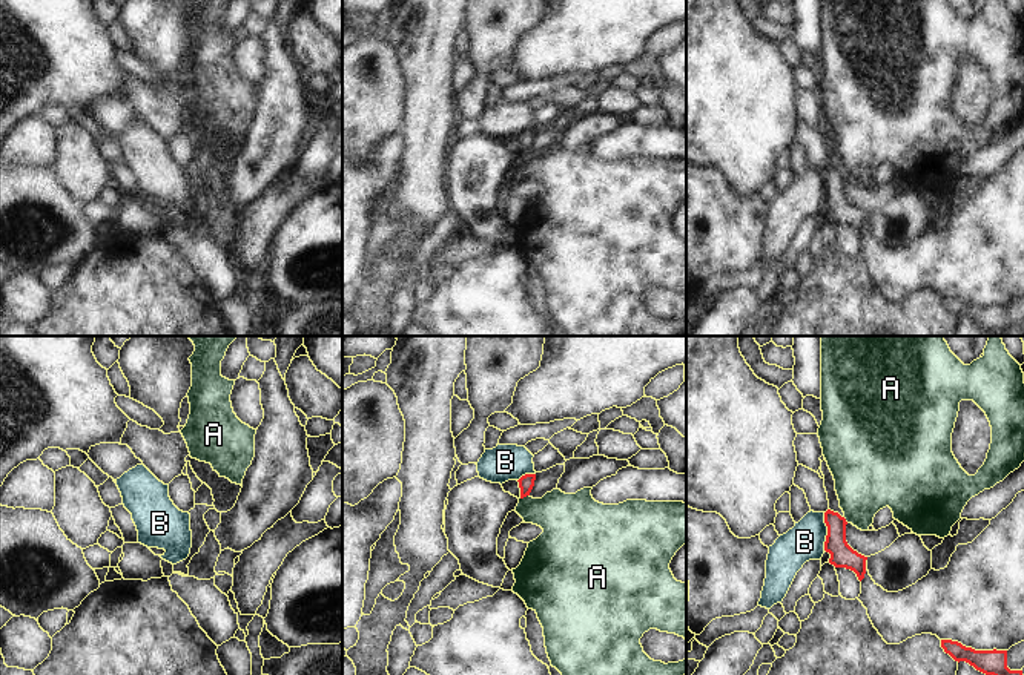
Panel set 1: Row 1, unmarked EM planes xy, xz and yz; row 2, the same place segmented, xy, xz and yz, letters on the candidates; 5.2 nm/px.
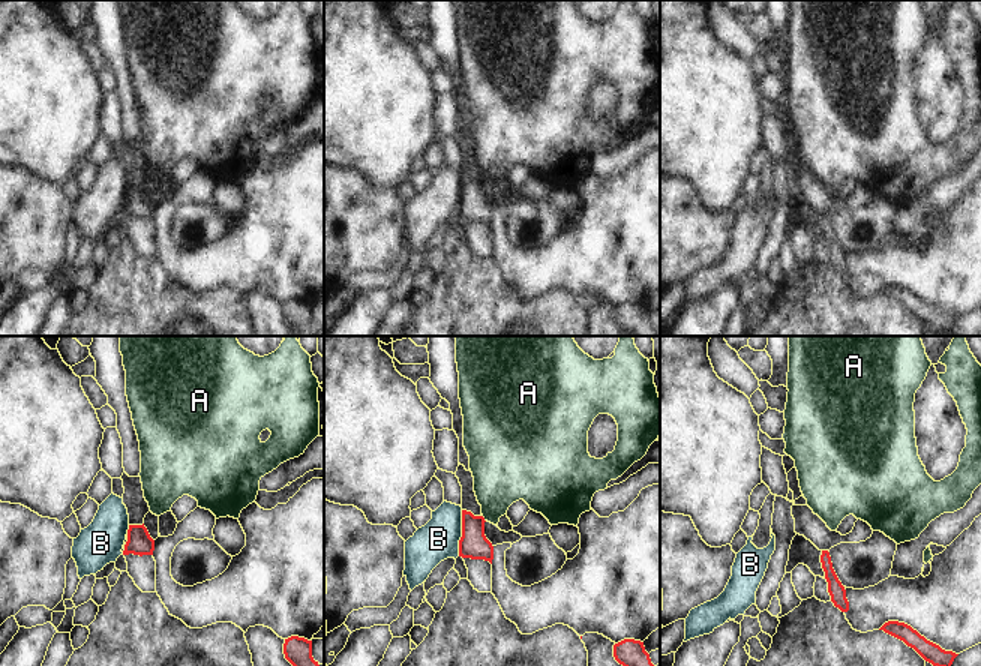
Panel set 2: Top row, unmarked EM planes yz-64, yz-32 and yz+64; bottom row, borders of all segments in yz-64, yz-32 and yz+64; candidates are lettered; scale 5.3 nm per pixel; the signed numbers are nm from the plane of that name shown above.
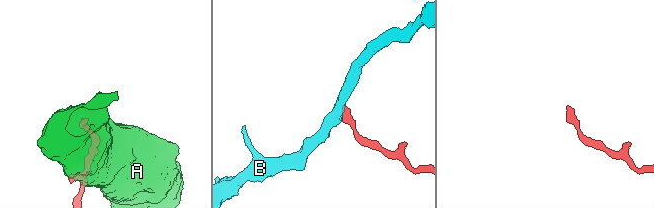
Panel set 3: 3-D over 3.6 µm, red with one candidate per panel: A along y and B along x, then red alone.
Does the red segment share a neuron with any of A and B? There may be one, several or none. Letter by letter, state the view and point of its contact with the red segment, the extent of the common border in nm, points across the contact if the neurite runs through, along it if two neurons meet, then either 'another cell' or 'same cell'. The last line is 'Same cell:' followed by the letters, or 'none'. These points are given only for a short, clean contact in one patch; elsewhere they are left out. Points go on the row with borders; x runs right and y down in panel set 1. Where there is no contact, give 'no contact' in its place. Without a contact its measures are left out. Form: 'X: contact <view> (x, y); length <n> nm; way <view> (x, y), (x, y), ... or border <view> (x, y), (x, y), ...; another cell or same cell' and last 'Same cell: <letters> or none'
A: contact xz (524, 496); length 50 nm; border xz (528, 494), (521, 499); another cell
B: contact yz (828, 531); length 200 nm; border yz (823, 513), (826, 525), (825, 549); another cell
Same cell: none

